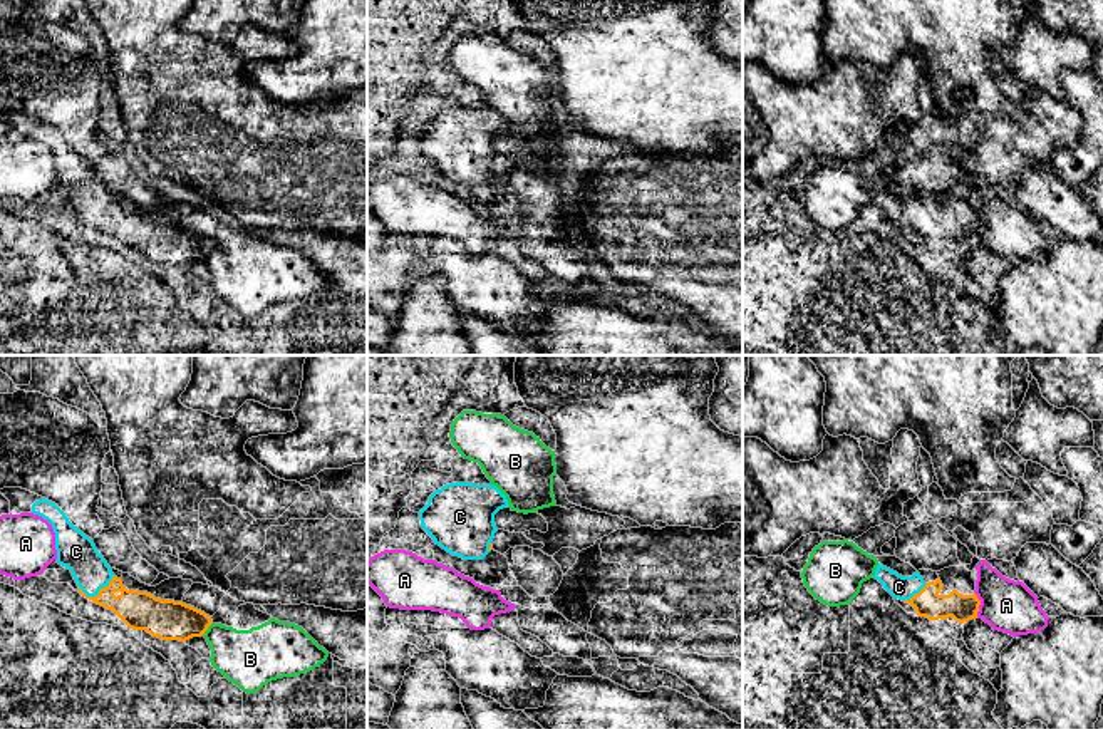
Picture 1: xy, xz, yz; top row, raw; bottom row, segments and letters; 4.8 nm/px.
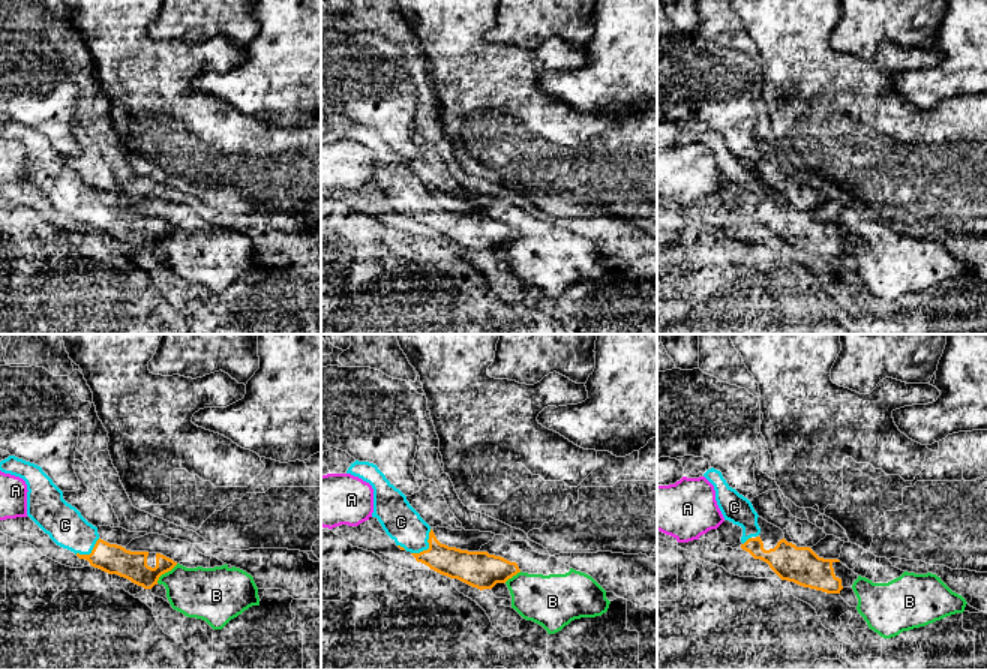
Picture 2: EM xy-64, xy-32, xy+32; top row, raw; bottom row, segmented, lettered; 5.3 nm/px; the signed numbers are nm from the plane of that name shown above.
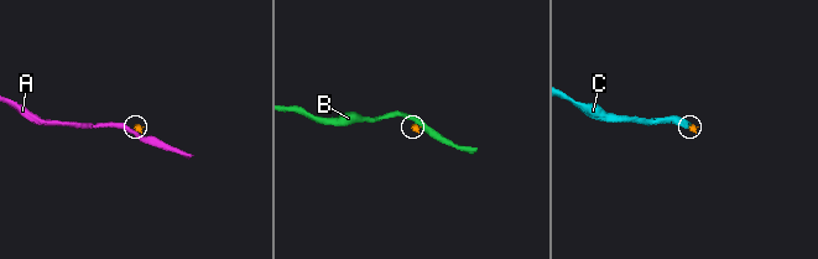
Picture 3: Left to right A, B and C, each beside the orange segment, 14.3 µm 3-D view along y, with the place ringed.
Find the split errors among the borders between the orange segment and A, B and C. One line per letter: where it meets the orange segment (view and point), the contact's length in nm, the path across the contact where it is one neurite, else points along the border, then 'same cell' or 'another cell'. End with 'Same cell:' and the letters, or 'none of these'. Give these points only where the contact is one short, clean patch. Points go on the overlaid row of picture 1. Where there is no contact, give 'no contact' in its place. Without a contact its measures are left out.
A: contact yz (979, 604); length 130 nm; border yz (974, 592), (979, 600), (978, 617); another cell
B: contact xy (207, 629); length 80 nm; another cell
C: contact xy (99, 592); length 180 nm; way xy (139, 610), (114, 604), (99, 592), (93, 573), (76, 552); same cell
Same cell: C

